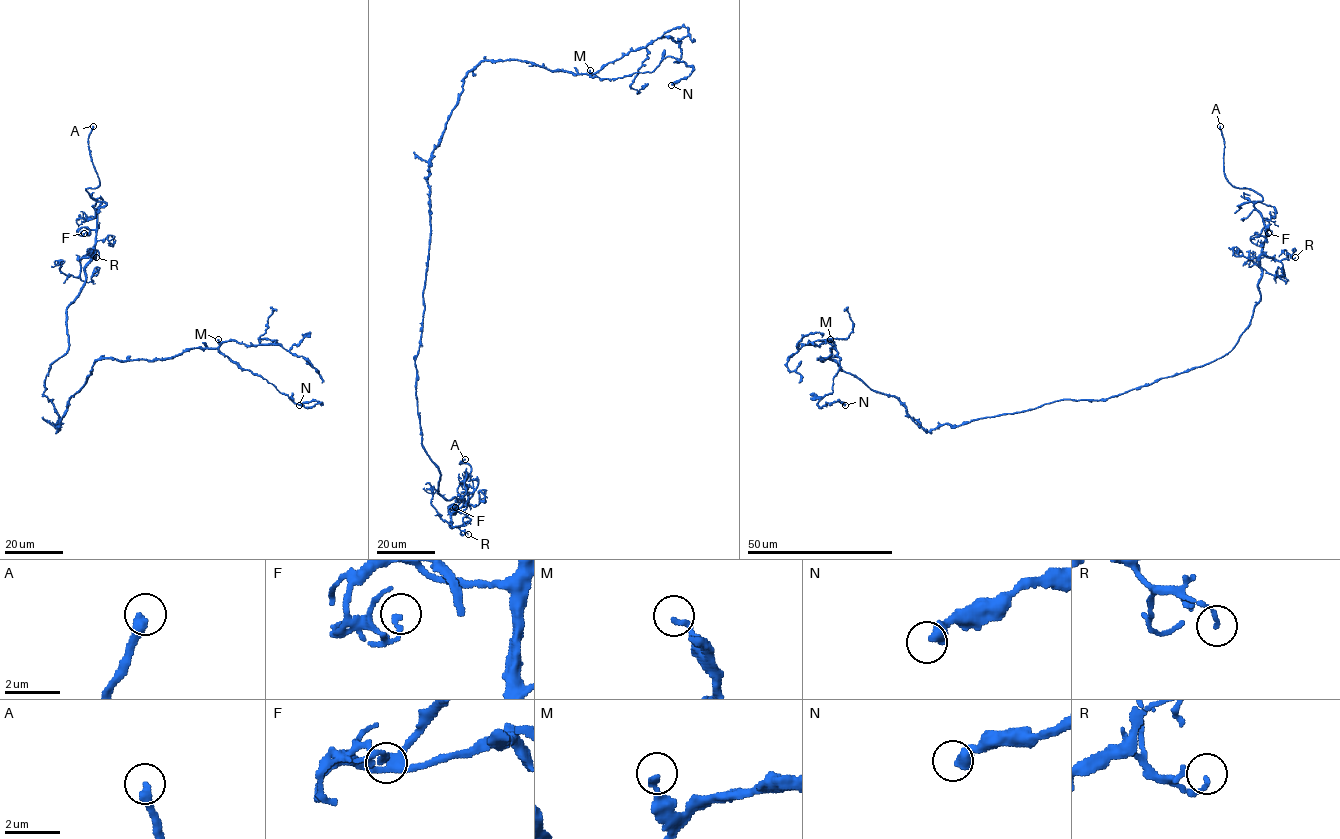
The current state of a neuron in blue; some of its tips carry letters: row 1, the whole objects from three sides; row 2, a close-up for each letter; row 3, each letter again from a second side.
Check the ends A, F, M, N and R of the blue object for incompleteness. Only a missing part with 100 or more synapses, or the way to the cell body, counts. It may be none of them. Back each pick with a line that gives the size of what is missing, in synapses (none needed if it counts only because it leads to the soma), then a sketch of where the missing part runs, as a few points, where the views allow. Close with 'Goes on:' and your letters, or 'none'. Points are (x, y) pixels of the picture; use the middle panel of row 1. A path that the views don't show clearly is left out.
A: Course of what is missing: (465, 459), (480, 448)
Goes on: A

